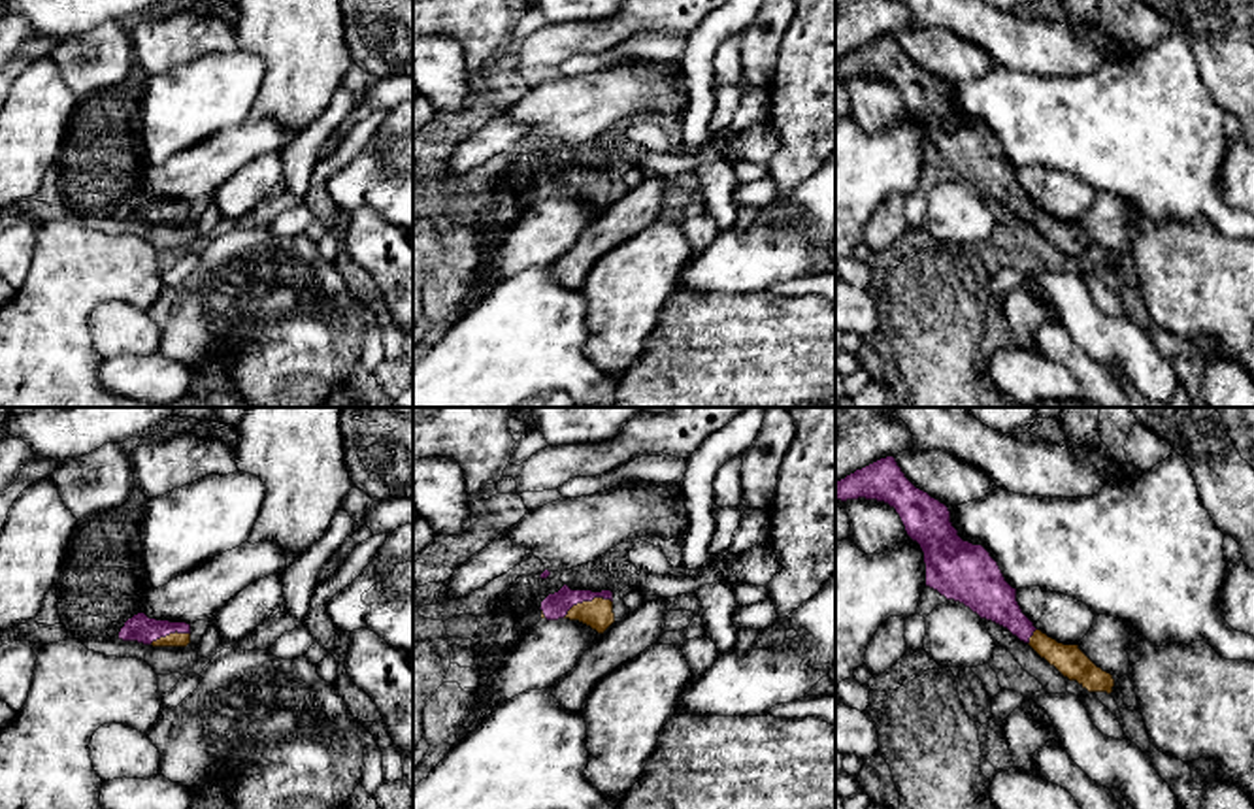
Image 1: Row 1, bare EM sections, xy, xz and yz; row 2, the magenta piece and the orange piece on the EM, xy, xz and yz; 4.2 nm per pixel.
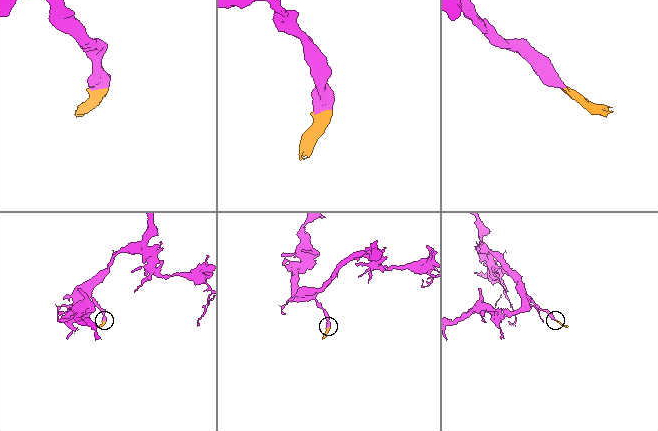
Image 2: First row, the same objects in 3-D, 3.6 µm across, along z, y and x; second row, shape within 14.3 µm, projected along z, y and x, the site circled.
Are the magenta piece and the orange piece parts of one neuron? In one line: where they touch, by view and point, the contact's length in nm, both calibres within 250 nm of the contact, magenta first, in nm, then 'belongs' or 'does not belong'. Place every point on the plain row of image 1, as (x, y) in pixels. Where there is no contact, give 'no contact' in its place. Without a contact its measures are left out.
contact xz (587, 178); length 220 nm; calibres 110 and 130 nm; belongs

